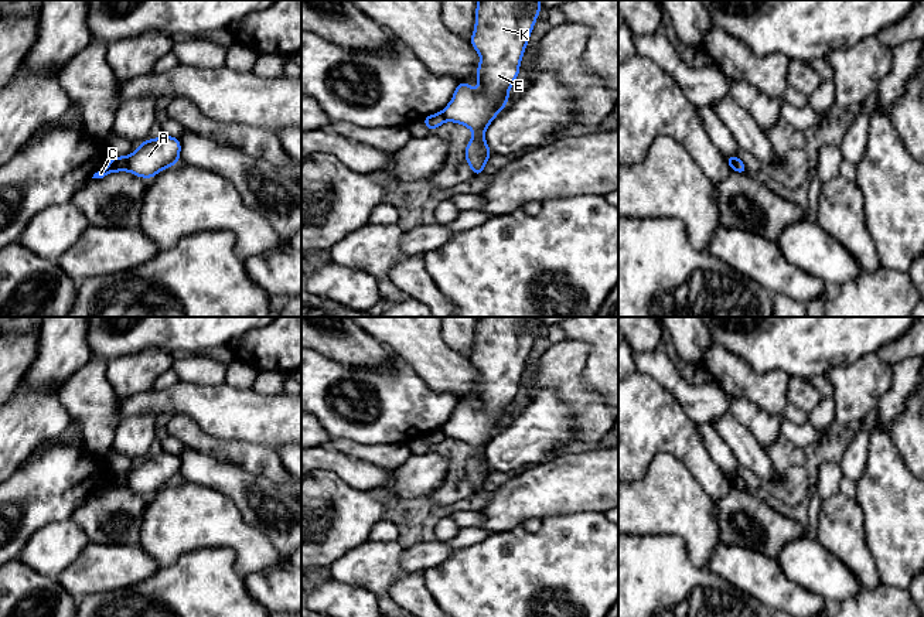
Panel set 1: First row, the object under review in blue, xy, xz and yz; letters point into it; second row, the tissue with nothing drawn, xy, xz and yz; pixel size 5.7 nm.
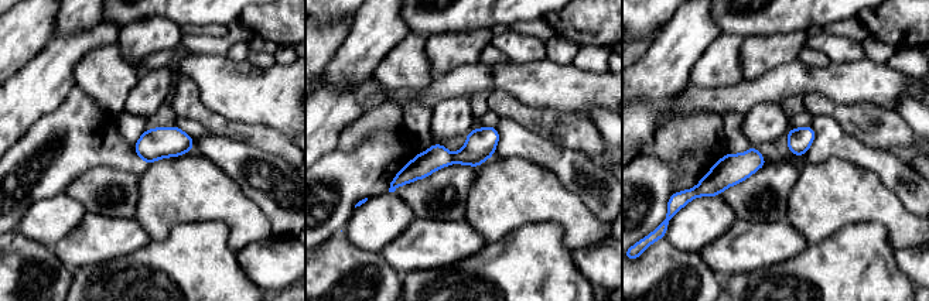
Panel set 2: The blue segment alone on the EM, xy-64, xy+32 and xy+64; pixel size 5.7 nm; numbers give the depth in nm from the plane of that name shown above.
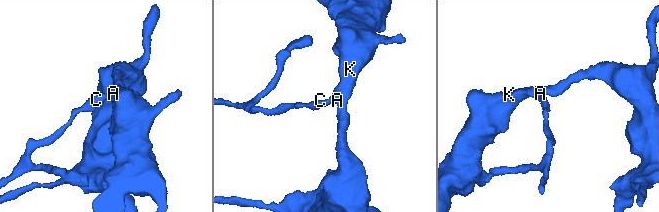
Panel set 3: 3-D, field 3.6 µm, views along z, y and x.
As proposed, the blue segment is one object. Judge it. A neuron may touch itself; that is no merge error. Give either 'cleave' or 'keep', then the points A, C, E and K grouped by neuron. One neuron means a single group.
cleave; A E K / C

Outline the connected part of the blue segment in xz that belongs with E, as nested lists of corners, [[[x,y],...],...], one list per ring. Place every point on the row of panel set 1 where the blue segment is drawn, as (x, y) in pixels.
[[[539,0],[477,3],[475,28],[470,42],[481,57],[477,67],[480,89],[471,89],[468,82],[457,83],[451,102],[441,110],[447,120],[474,132],[466,147],[466,161],[473,175],[483,173],[492,154],[484,133],[509,100],[508,92],[519,74],[524,51],[542,7]]]

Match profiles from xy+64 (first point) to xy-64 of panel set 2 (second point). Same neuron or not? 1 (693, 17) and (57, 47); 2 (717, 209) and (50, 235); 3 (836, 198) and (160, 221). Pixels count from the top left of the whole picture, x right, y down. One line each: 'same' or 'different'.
1: same
2: same
3: same

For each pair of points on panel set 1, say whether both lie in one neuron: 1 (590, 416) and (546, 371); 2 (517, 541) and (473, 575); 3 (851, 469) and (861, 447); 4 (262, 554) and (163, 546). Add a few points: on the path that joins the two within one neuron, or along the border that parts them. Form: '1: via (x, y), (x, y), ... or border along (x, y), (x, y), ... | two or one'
1: via (585, 404), (559, 378) | one
2: via (505, 552), (484, 573) | one
3: via (852, 463), (856, 453) | one
4: via (238, 535), (187, 535) | one

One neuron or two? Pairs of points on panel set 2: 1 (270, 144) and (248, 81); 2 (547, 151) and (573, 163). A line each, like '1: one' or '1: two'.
1: two
2: one

